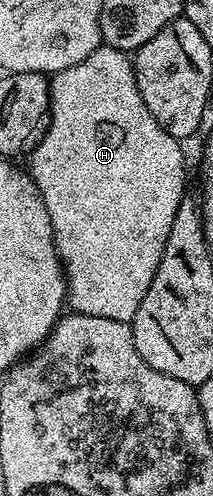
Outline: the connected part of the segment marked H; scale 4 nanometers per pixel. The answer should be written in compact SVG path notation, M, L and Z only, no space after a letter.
M100 44L96 50L89 52L81 64L73 64L73 68L65 68L57 72L50 79L51 83L51 109L49 121L41 137L35 143L35 149L30 151L31 166L29 173L31 179L37 184L41 192L41 200L49 212L49 220L53 224L55 233L55 251L59 254L59 260L63 264L63 272L67 279L67 296L69 306L74 313L102 316L106 319L121 320L130 323L135 318L141 302L152 283L153 276L160 266L160 258L163 255L165 244L169 240L169 231L173 228L173 216L177 216L177 208L185 196L183 190L187 186L187 166L183 163L183 150L180 143L157 124L157 120L149 112L141 92L137 88L135 68L128 51L118 50L106 44Z

